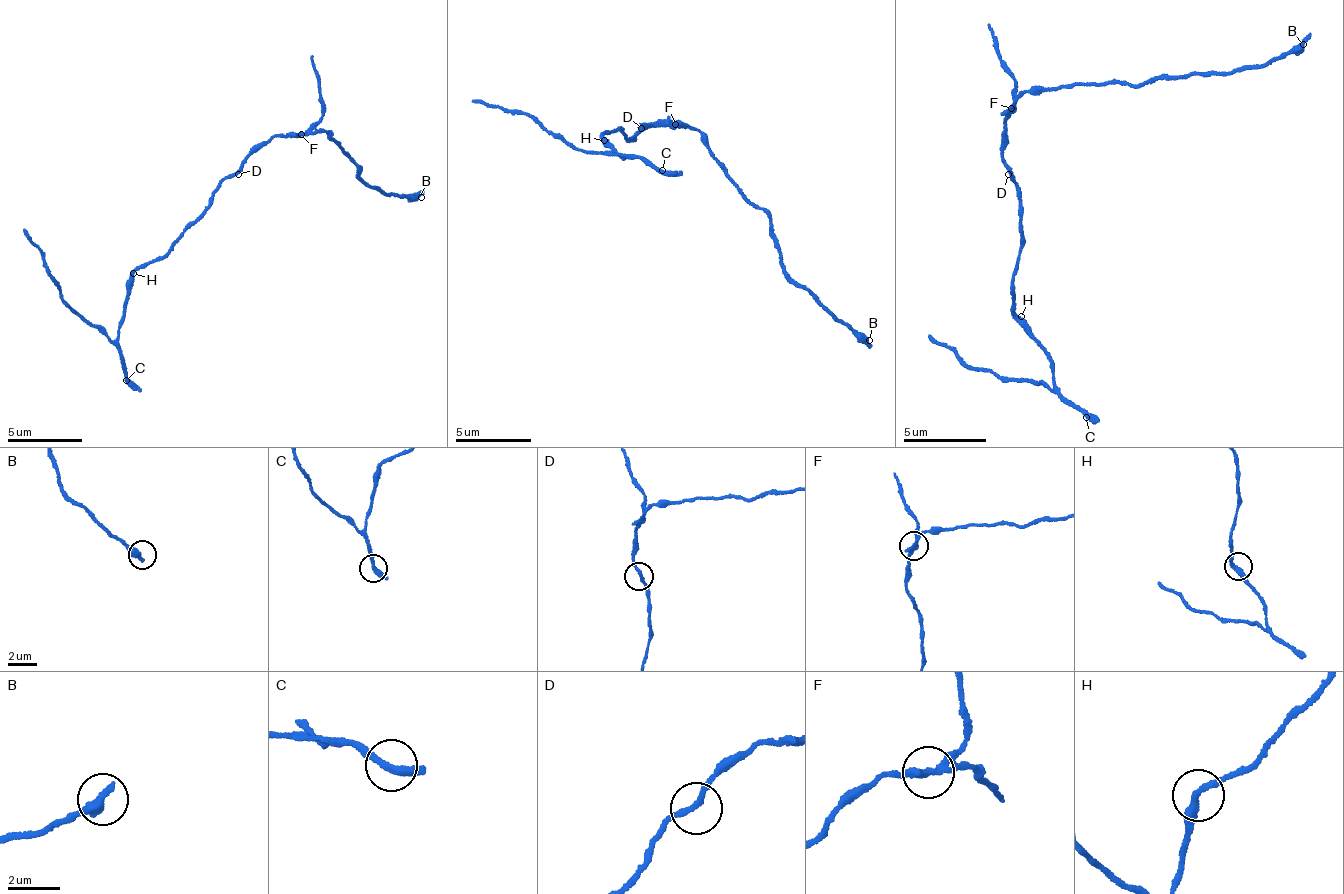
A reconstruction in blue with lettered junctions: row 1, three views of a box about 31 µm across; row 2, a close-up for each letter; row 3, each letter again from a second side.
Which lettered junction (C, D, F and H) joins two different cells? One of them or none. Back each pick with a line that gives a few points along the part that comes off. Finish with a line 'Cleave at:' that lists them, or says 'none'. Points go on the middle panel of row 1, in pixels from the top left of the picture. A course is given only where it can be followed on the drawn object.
F: Course of the part to remove: (674, 122), (695, 128), (755, 207), (768, 217), (780, 266), (826, 308), (852, 324), (868, 347)
Cleave at: F

